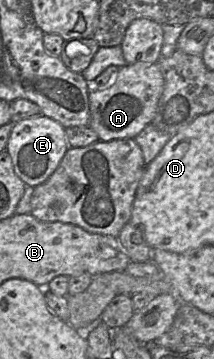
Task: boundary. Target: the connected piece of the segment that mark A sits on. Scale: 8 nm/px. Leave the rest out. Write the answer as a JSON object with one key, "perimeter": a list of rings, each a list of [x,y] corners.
{"perimeter":[[[159,63],[126,64],[118,69],[105,89],[89,93],[89,127],[101,141],[135,138],[155,117],[164,89],[164,77]]]}

